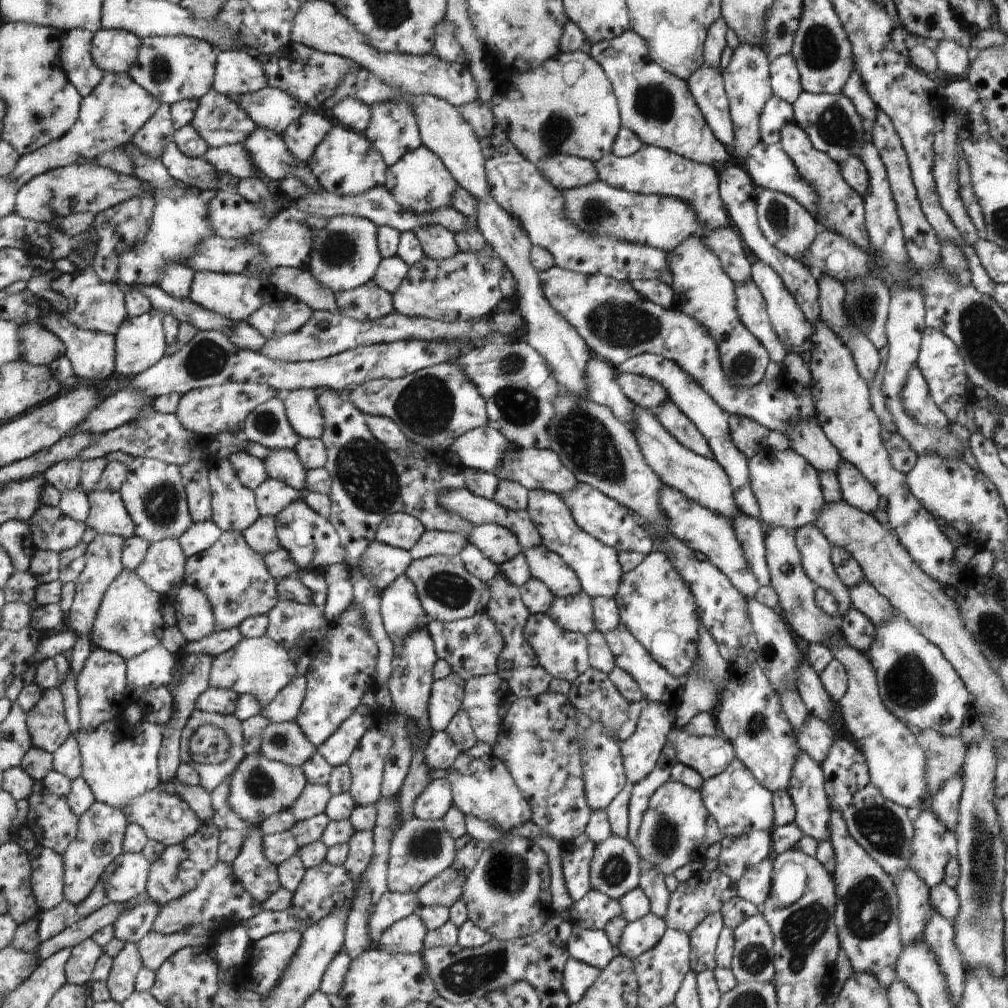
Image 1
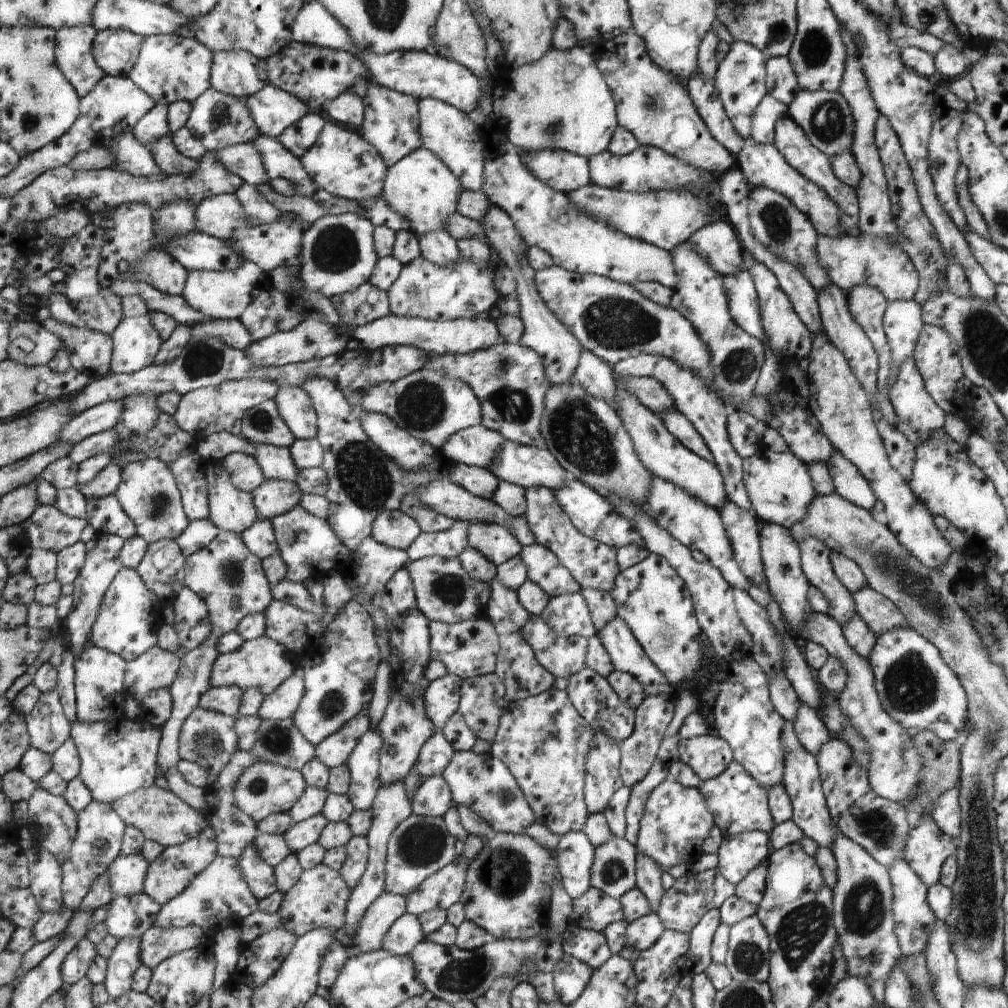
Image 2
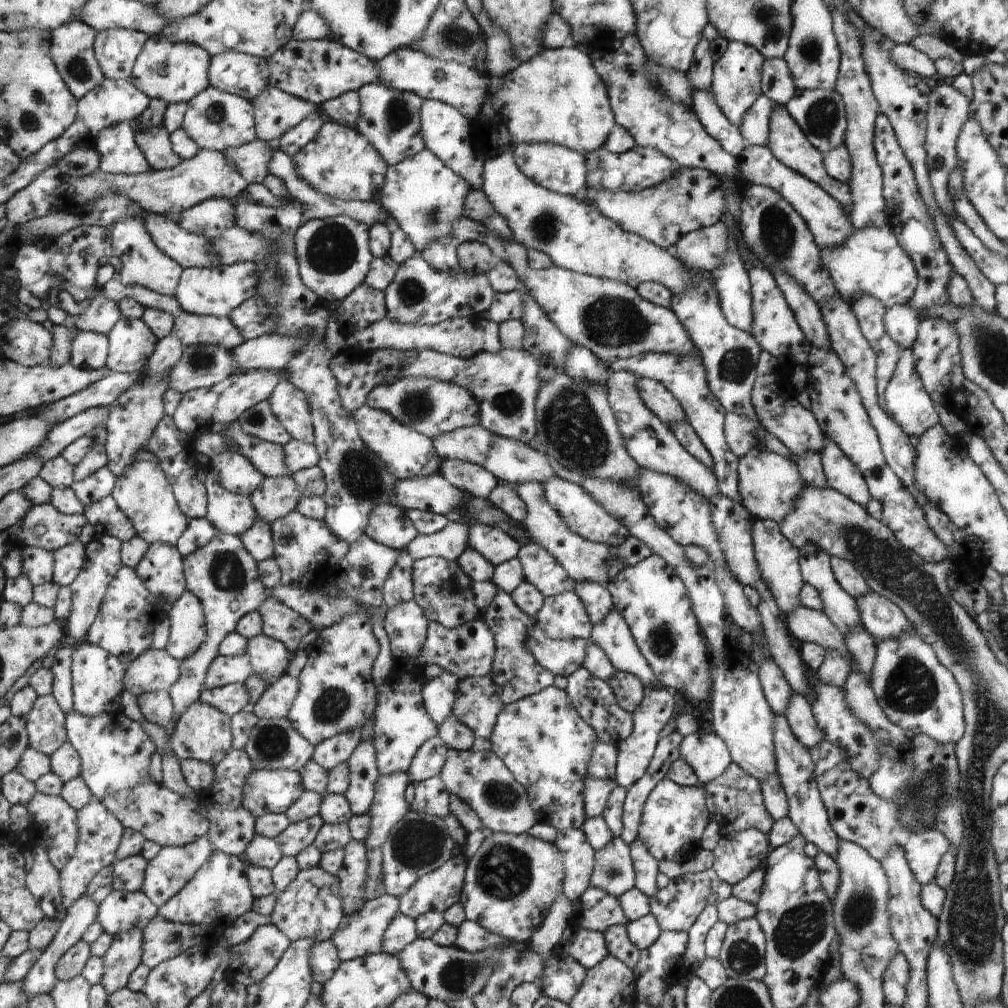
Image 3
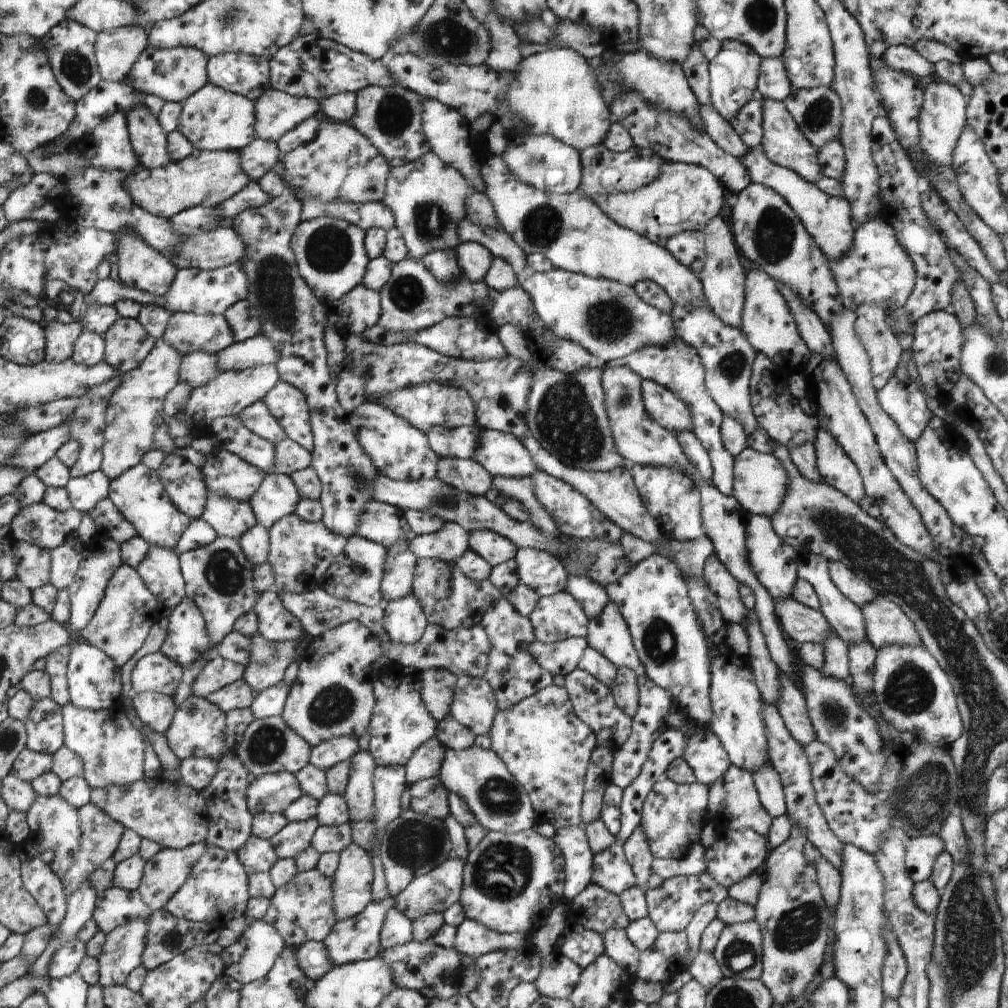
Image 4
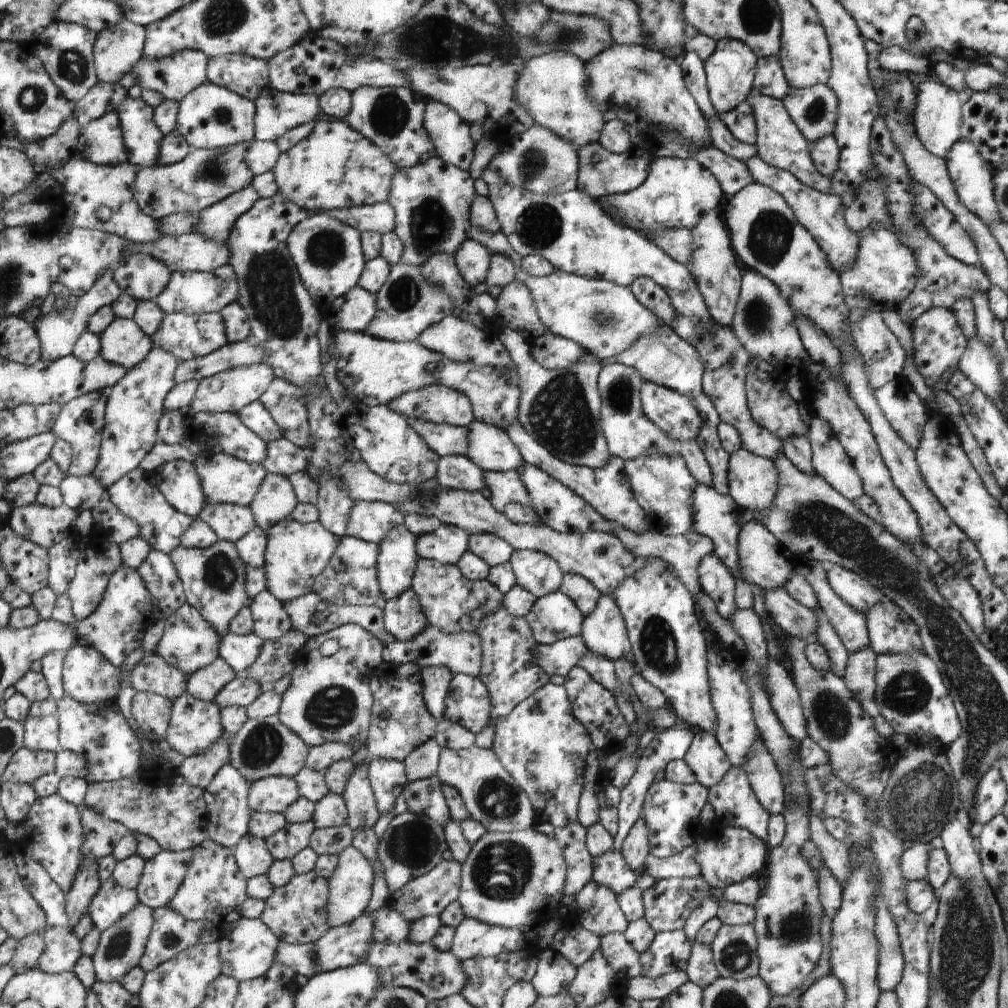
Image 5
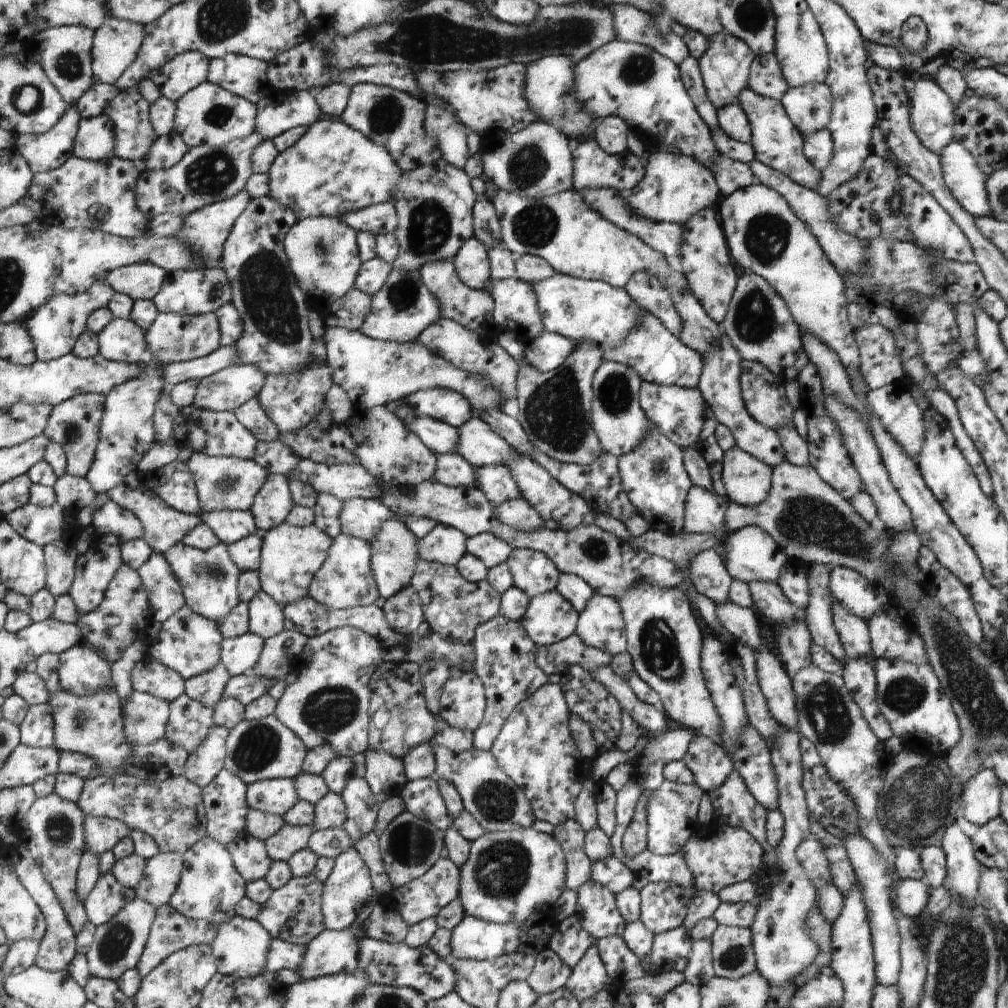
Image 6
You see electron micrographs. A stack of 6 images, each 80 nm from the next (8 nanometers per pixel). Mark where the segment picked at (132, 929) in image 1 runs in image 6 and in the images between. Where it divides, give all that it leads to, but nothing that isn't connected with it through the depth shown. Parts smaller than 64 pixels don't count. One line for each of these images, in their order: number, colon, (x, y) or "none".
2: (129, 916)
3: (120, 911)
4: (115, 906)
5: (112, 901)
6: (108, 896)

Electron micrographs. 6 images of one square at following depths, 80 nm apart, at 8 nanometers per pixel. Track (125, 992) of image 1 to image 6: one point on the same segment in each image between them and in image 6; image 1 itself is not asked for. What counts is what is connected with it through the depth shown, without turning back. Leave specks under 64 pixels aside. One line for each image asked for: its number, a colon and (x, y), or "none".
2: (125, 958)
3: (124, 955)
4: (123, 947)
5: (120, 947)
6: (118, 944)

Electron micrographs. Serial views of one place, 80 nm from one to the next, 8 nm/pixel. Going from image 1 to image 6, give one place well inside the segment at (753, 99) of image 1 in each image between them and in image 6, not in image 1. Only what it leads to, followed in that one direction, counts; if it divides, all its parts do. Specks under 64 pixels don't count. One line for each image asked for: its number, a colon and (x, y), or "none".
2: (740, 77)
3: (737, 74)
4: (733, 74)
5: (730, 69)
6: (724, 66)

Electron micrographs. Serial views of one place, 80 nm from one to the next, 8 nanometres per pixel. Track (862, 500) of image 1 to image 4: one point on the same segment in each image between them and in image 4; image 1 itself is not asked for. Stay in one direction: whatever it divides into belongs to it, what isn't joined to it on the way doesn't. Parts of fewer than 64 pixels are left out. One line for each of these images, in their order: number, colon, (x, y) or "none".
2: (849, 483)
3: (842, 474)
4: (835, 467)

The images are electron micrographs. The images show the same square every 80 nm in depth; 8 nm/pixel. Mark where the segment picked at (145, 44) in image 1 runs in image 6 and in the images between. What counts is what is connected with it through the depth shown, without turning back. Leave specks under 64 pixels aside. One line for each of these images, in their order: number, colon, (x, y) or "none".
2: (170, 68)
3: (173, 72)
4: (175, 74)
5: (174, 77)
6: (186, 71)

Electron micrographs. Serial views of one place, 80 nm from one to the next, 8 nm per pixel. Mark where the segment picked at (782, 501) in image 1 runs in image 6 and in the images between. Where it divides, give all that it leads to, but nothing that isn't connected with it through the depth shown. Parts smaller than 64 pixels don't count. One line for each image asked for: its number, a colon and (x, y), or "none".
2: (780, 489)
3: (770, 484)
4: (760, 480)
5: (752, 479)
6: (747, 480)

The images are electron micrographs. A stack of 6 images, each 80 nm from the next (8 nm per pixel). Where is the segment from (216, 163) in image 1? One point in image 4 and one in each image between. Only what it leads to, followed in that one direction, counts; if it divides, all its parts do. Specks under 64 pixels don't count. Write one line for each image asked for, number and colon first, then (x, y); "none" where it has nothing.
2: (244, 160)
3: (252, 159)
4: (259, 157)

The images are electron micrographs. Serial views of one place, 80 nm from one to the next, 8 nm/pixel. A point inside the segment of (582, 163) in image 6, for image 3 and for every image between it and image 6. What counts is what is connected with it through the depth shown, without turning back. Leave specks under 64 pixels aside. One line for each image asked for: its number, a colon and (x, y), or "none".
3: (640, 168)
4: (602, 169)
5: (601, 173)

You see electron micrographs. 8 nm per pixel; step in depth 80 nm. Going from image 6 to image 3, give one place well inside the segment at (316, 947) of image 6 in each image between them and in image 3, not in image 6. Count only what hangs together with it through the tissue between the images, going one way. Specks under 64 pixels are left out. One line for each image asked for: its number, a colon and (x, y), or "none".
3: (361, 933)
4: (356, 938)
5: (341, 947)

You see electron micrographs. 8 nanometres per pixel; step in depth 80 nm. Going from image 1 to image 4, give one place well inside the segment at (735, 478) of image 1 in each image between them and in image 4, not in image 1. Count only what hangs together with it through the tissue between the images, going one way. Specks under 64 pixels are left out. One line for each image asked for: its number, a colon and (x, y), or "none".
2: (692, 397)
3: (685, 377)
4: (677, 366)

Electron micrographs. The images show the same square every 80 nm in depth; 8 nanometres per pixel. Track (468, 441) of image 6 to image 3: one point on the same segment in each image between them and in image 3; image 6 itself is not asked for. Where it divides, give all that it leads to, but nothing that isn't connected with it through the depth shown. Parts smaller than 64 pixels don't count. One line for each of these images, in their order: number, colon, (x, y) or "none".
3: (509, 460)
4: (501, 454)
5: (490, 448)

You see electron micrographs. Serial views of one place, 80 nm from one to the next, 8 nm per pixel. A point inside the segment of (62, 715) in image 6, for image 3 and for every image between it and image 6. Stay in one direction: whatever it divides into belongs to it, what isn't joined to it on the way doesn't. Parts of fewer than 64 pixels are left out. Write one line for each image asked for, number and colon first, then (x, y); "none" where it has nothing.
3: (115, 751)
4: (112, 749)
5: (99, 732)

